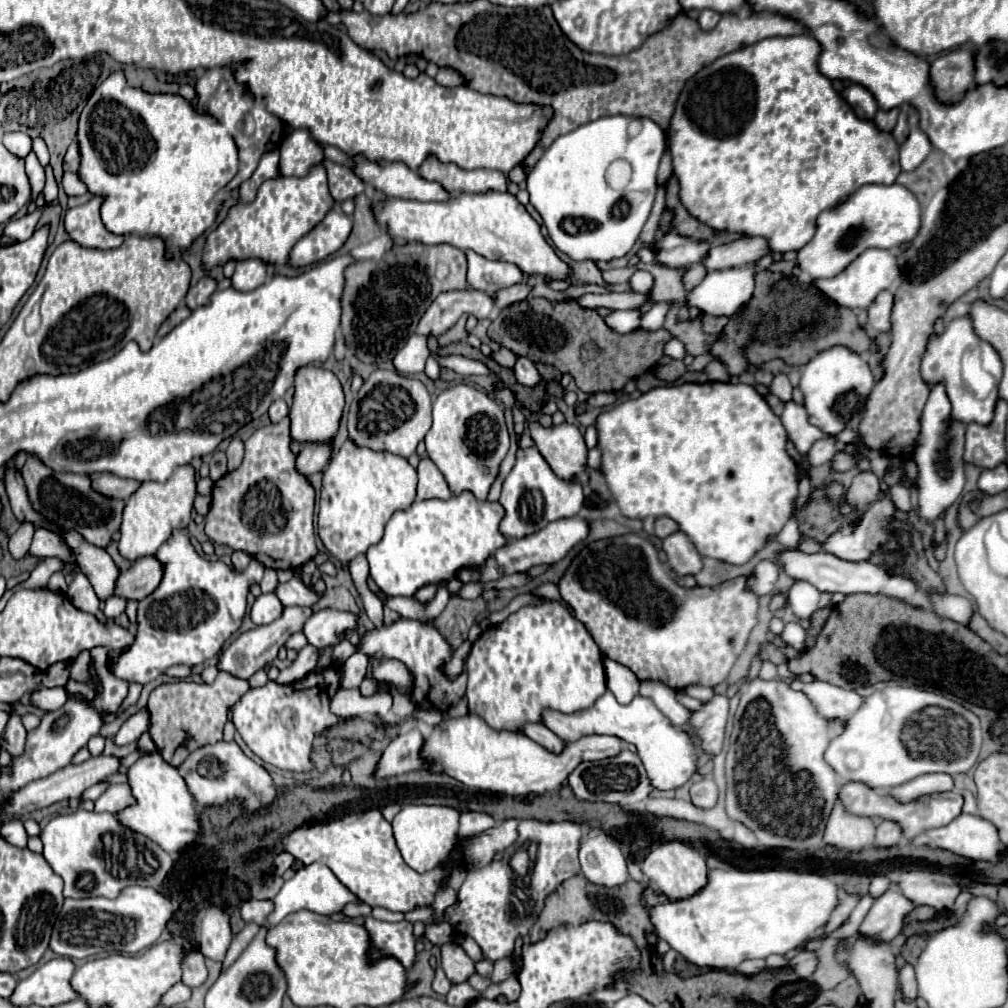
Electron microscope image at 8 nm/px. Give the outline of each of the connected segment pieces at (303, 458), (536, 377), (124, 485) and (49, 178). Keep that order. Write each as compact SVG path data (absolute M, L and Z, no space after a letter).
M309 444L309 446L299 446L299 448L293 448L293 452L297 454L297 460L295 460L295 468L299 474L303 476L311 476L315 472L319 472L329 456L331 456L331 444Z
M519 358L519 362L515 364L515 378L519 384L523 386L529 386L529 388L535 388L539 382L541 382L541 374L537 372L535 364L529 360L529 358Z
M91 474L91 480L109 498L123 498L123 500L127 500L141 486L141 482L125 480L125 478L115 478L113 474Z
M50 165L45 167L45 174L46 183L43 194L46 202L52 202L58 197L59 186Z

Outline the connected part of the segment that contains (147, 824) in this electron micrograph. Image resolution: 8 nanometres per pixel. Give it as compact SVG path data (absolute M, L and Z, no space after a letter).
M157 752L143 756L129 768L129 784L137 802L117 814L127 828L147 834L147 838L163 846L169 854L175 854L195 842L199 836L199 814L195 810L195 800L187 788L187 782L171 764L167 764Z

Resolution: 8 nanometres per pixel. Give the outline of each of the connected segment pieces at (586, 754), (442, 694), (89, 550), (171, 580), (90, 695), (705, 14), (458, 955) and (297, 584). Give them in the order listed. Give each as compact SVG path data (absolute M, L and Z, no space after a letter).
M467 714L461 718L449 718L443 722L443 730L439 726L425 738L423 756L433 764L429 770L447 772L469 788L475 790L491 790L507 796L527 796L527 794L545 794L555 792L567 780L567 776L583 762L595 762L603 758L617 756L627 744L609 734L589 734L581 736L575 742L567 742L559 754L549 752L537 742L529 740L523 734L509 730L493 730L483 722L483 718L475 714Z
M401 618L395 624L385 626L383 630L375 628L373 632L367 632L361 642L363 642L361 652L367 654L369 658L377 650L383 650L383 654L387 658L397 658L397 660L401 660L401 662L405 662L409 666L409 670L415 676L415 686L413 686L413 694L411 694L415 704L419 704L423 708L439 710L439 706L451 708L453 704L457 704L465 696L467 674L463 672L459 678L451 680L439 668L445 660L451 658L453 650L447 646L447 642L443 642L443 638L439 638L439 634L435 634L435 630L431 630L431 622L419 622L419 620Z
M67 534L67 546L75 554L75 562L77 562L79 570L93 584L95 594L101 600L115 596L117 578L121 572L115 566L113 558L107 554L107 550L91 546L89 542L83 542L83 538L79 538L79 534Z
M175 530L171 534L171 538L157 550L155 556L165 564L163 582L151 596L147 596L145 600L139 602L139 622L137 622L137 630L135 630L135 646L131 650L123 652L119 656L119 662L115 662L111 666L111 672L117 678L123 678L127 682L147 684L147 682L155 680L159 674L163 674L169 666L175 666L175 664L195 666L195 664L201 664L201 662L217 656L219 650L223 648L225 640L231 638L239 630L245 610L247 610L247 594L253 584L261 582L263 570L265 570L263 564L257 562L255 558L251 560L251 564L245 570L227 566L221 560L215 560L215 562L205 560L193 550L185 530Z
M69 679L64 688L66 692L70 692L70 693L80 692L84 694L86 698L88 698L88 700L93 700L93 698L95 698L95 692L92 689L73 679Z
M703 10L703 12L699 14L697 22L699 22L699 26L701 26L703 30L713 30L715 24L719 22L719 18L721 18L719 12L715 12L715 10Z
M453 942L441 946L441 966L451 984L467 982L475 974L475 962L465 954L465 950Z
M291 578L289 582L279 584L275 594L283 602L283 606L315 606L323 596L301 578Z

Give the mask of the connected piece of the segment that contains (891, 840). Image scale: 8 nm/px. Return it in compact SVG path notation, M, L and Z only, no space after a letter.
M883 820L877 826L877 834L875 834L873 846L877 846L877 848L891 848L891 846L897 846L901 840L903 840L903 834L899 830L899 824Z

